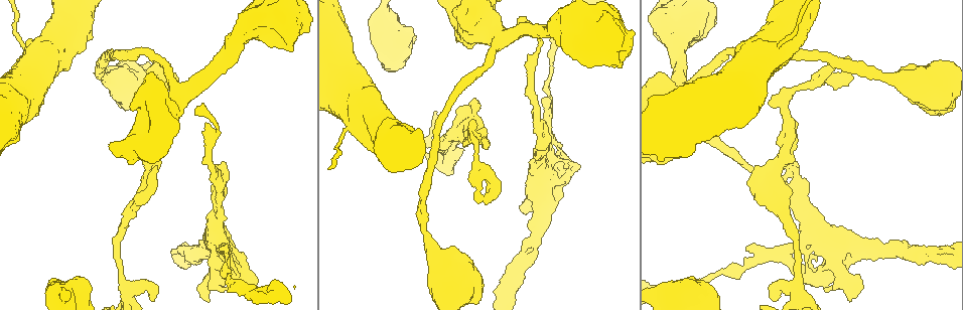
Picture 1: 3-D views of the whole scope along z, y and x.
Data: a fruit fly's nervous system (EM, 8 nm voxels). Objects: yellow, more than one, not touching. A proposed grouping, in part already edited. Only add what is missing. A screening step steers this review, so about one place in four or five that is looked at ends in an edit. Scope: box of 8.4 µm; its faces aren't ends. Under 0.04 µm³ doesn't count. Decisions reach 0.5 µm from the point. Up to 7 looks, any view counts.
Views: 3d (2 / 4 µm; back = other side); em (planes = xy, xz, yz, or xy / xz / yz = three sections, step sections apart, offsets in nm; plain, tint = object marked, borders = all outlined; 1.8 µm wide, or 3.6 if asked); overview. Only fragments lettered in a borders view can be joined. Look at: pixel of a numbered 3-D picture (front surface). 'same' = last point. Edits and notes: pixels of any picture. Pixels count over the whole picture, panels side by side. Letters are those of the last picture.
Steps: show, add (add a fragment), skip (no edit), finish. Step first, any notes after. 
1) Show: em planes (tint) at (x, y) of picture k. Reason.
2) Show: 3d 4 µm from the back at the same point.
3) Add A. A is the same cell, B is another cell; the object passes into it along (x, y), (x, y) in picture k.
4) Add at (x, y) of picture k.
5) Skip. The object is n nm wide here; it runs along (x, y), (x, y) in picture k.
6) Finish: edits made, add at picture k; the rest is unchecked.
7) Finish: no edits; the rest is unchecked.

Show: em planes (plain) at (465, 131) of picture 1. Narrows sharply.

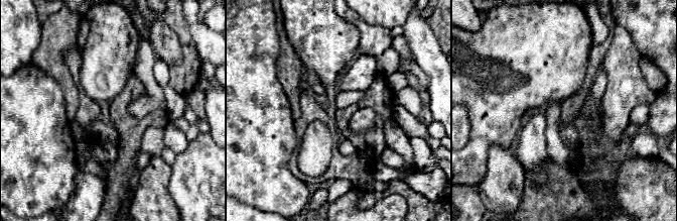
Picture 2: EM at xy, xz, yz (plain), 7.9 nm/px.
Show: em planes (borders) at the same point. See the neighbours.

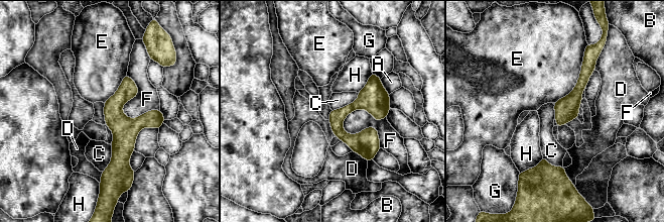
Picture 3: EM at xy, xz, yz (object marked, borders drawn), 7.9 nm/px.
Skip. The longest contact is with E, 500 nm; A, B, C, D, E, F, G and H are other cells; it runs along (127, 79), (112, 174) in picture 3; none of them fits.

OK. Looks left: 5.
Show: 3d 4 µm at (475, 153) of picture 1. Narrows sharply.

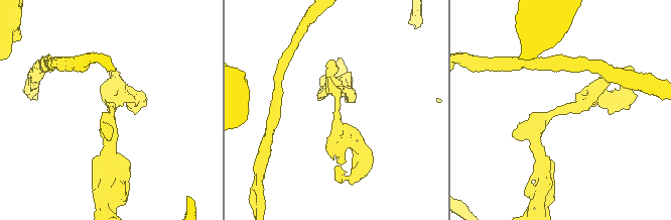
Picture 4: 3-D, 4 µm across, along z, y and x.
Show: em planes (borders) at (562, 111) of picture 4.

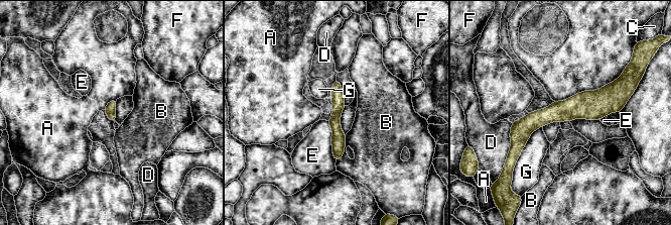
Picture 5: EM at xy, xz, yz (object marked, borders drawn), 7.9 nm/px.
Skip. A, B, C, D, E, F and G are other cells; the arms are 190, 200 nm wide; no lettered fragment goes on from it.

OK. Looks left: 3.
Show: 3d 2 µm from the back at (558, 155) of picture 1. Closes a loop.

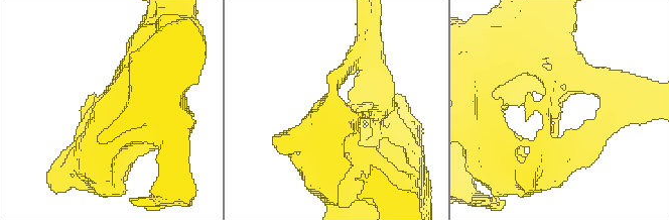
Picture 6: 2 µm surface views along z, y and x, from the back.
Show: em planes (borders) at (557, 111) of picture 6.

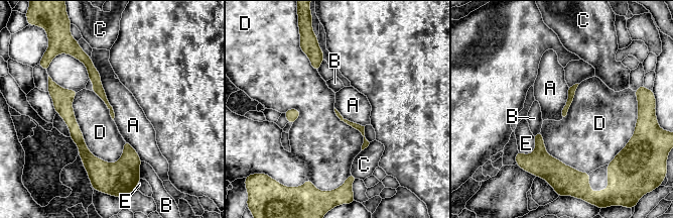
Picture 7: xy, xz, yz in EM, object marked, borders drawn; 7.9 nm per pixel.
Skip. A, B, C, D and E are other cells; a border runs along (94, 67), (112, 107), (114, 119) in picture 7; none of them fits.

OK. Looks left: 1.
Finish: no edits; the rest is unchecked.

